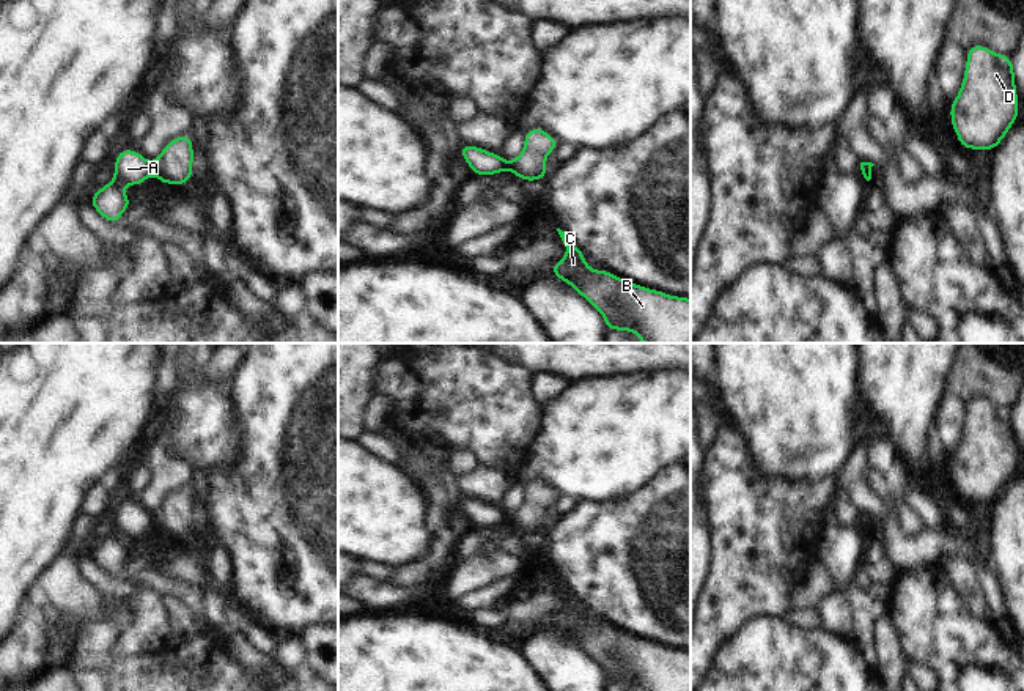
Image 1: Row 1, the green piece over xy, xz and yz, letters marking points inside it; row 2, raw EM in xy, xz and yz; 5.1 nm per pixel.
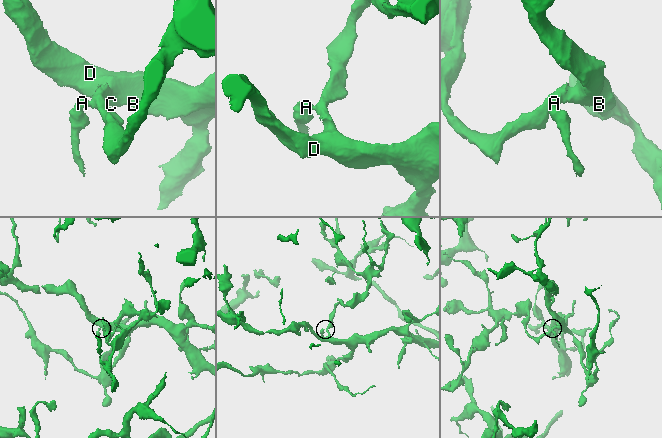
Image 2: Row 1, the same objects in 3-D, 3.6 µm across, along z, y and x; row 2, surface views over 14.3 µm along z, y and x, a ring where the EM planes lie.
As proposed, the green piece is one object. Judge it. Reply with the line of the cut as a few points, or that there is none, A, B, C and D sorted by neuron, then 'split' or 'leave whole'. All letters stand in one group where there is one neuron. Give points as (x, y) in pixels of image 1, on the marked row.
xy (150, 162), (151, 173) | A / B C D | split

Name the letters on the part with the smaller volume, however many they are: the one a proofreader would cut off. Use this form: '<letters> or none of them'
A

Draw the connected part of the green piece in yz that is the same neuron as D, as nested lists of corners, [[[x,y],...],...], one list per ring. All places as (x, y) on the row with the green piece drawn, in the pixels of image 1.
[[[982,44],[966,49],[964,77],[950,107],[950,123],[964,150],[994,151],[1018,121],[1011,57]]]

